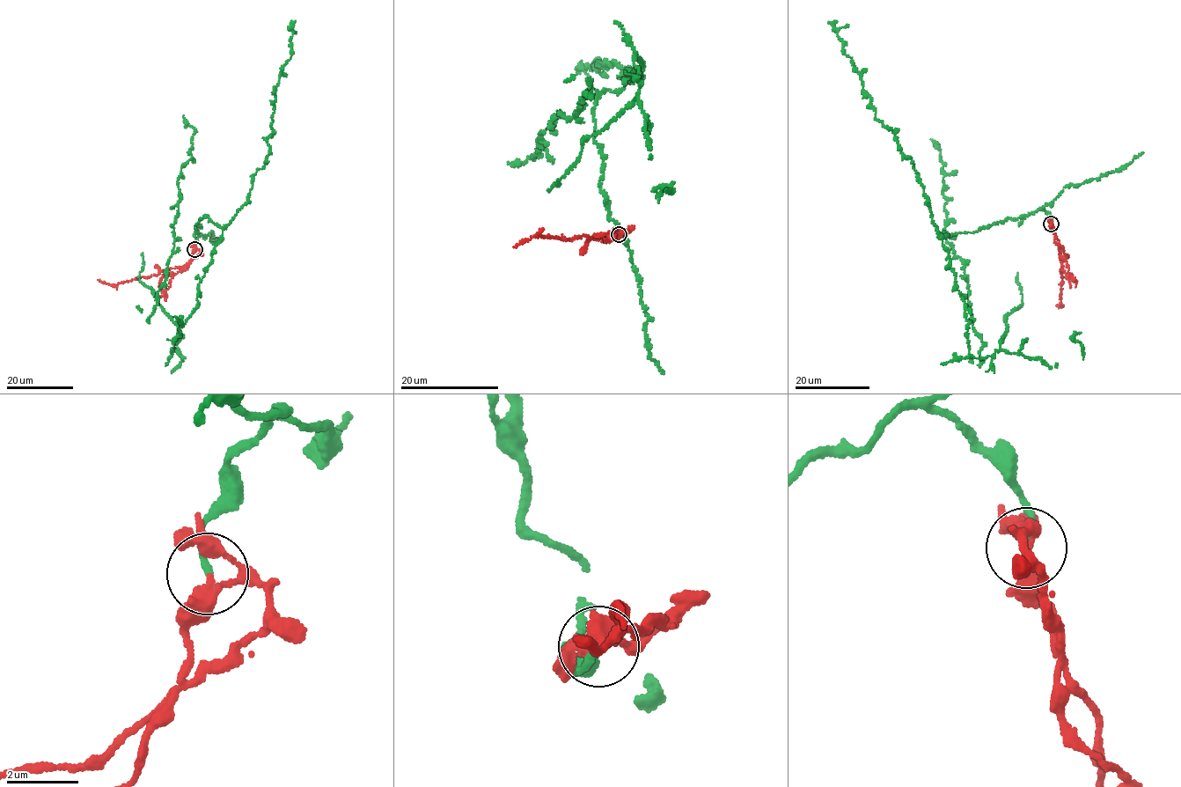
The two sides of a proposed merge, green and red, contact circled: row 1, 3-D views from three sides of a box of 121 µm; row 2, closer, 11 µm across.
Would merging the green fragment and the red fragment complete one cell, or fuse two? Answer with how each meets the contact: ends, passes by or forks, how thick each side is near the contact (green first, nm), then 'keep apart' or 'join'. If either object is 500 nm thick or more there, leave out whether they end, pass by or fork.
green ends; red passes by; calibres 170 and 260 nm; keep apart

